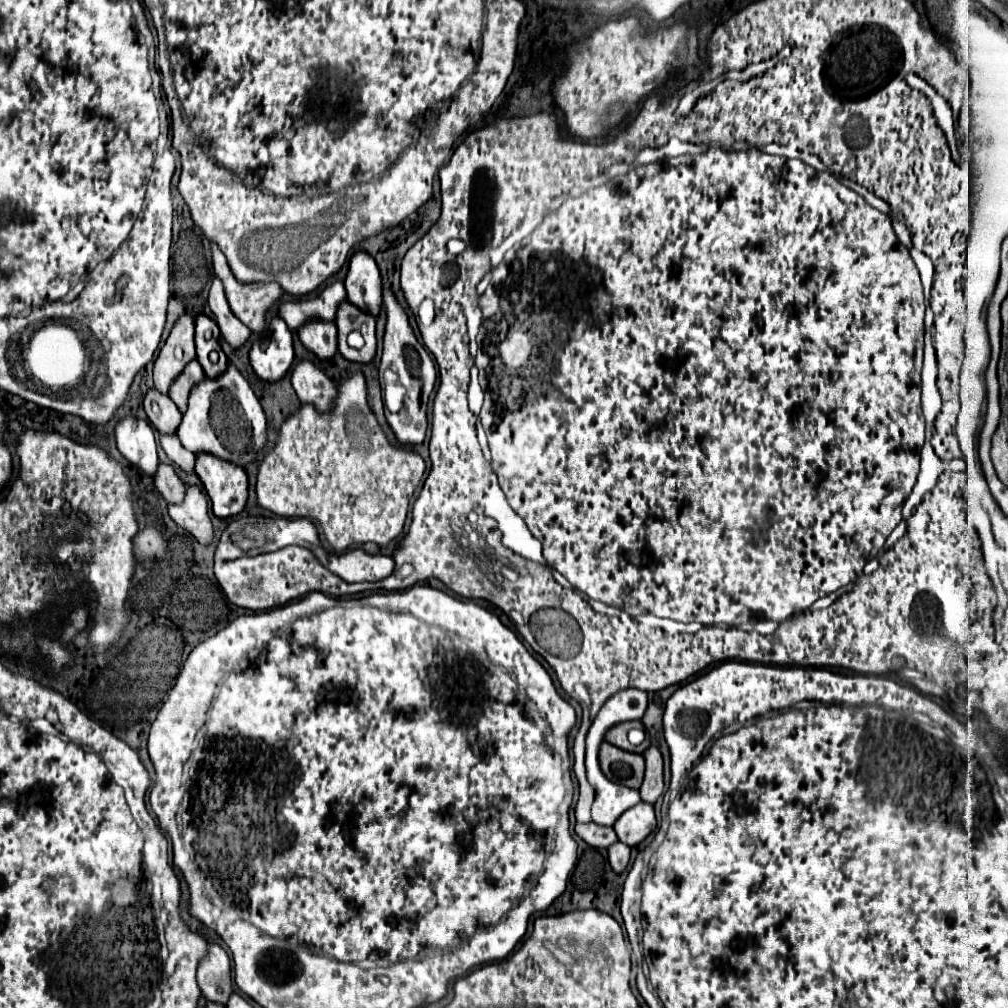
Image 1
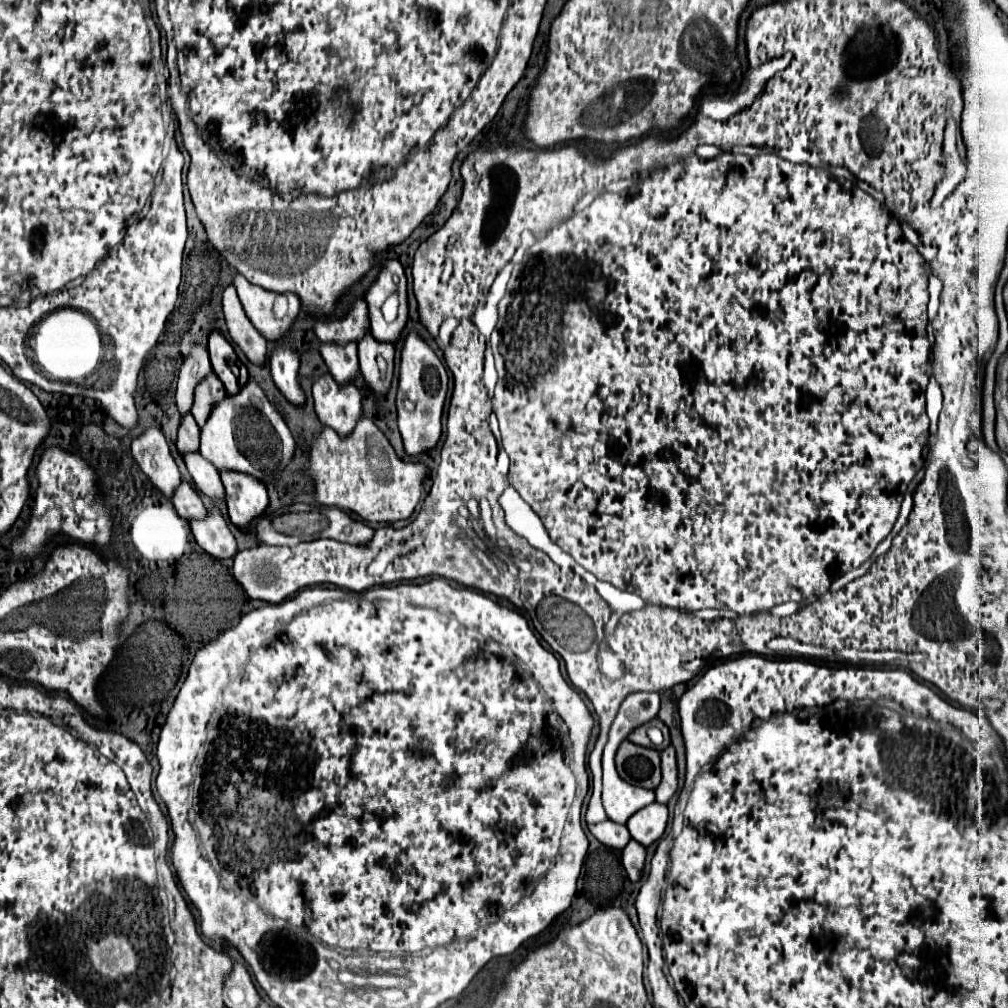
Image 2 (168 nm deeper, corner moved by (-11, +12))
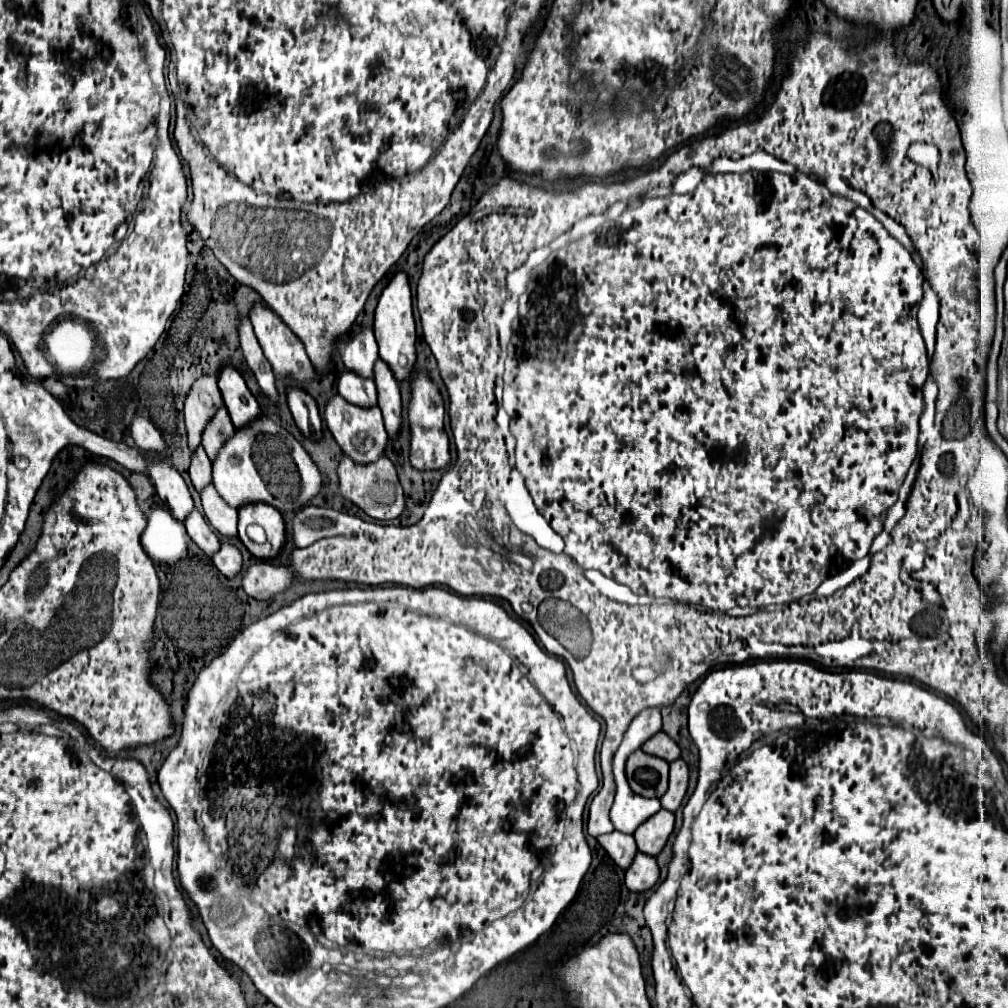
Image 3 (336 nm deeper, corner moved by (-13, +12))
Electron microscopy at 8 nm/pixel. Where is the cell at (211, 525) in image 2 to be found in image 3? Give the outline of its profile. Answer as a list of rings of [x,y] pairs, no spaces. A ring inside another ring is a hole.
[[[222,542],[222,548],[220,548],[220,552],[216,552],[212,556],[212,562],[230,580],[240,576],[240,572],[242,572],[242,554],[238,552],[236,546],[232,546],[228,542]]]

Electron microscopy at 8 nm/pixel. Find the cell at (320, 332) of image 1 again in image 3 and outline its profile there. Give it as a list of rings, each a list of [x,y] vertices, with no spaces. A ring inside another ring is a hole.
[[[348,370],[338,374],[338,392],[344,400],[360,408],[372,408],[378,404],[378,392],[374,380],[360,378]]]

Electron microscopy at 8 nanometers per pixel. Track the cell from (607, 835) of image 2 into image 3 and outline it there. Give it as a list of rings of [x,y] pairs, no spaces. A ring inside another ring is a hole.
[[[622,832],[602,834],[602,836],[598,836],[598,842],[608,852],[608,856],[614,860],[614,864],[620,866],[622,870],[628,870],[634,856],[638,854],[634,836],[630,836],[630,834],[622,834]]]

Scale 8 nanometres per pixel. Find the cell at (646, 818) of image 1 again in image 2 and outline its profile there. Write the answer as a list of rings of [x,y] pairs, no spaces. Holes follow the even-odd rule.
[[[652,802],[634,816],[630,816],[626,826],[634,840],[638,840],[642,846],[650,846],[664,834],[666,822],[668,822],[668,808],[664,804]]]

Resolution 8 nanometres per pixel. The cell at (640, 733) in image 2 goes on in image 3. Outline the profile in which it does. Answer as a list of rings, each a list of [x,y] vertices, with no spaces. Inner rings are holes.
[[[658,732],[656,736],[652,736],[652,740],[648,740],[648,742],[642,746],[642,750],[644,750],[646,754],[664,758],[666,762],[674,762],[674,760],[680,758],[680,748],[678,748],[678,744],[676,744],[672,738],[668,738],[668,734],[664,734],[664,732]]]

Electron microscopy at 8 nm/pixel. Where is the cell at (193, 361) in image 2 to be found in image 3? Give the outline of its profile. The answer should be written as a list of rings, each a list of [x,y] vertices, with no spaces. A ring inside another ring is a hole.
[[[206,374],[198,378],[184,402],[184,420],[188,430],[188,446],[194,452],[200,446],[200,432],[204,432],[204,424],[212,418],[212,412],[220,408],[222,396],[216,384],[216,378]]]

